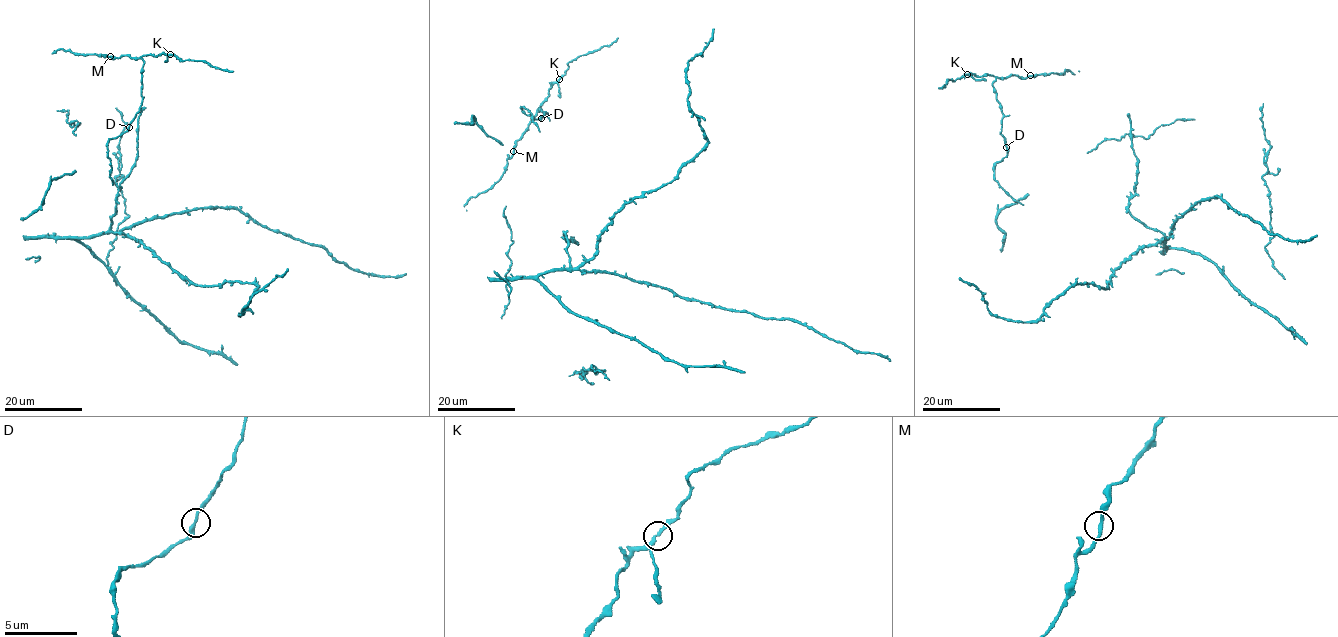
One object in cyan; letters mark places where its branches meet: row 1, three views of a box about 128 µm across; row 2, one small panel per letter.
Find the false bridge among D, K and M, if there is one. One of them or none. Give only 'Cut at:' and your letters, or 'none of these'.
Cut at: none of these

